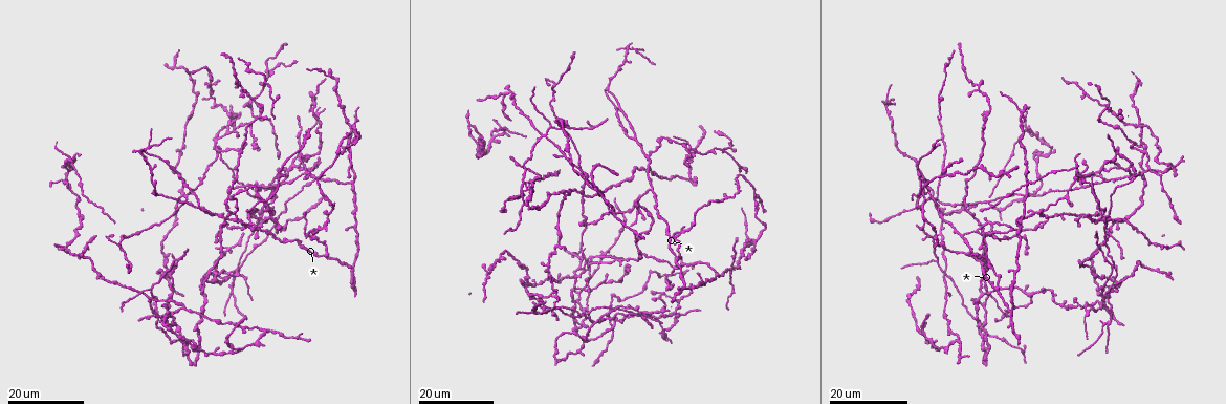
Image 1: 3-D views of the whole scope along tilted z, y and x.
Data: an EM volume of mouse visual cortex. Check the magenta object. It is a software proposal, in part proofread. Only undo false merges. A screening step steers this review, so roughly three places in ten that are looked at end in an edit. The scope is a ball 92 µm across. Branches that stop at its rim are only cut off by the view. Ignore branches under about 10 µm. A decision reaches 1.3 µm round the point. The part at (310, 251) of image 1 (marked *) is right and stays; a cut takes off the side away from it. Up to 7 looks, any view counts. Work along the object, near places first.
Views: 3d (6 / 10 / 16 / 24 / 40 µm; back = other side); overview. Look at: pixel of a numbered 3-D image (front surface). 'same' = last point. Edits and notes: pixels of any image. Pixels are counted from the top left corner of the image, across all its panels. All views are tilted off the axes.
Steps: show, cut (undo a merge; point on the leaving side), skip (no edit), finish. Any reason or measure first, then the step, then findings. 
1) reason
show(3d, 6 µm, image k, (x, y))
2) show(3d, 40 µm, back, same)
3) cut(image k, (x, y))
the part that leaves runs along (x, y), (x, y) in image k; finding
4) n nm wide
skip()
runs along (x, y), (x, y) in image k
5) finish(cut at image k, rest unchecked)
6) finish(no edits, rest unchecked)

four arms meet
show(3d, 16 µm, image 1, (353, 182))

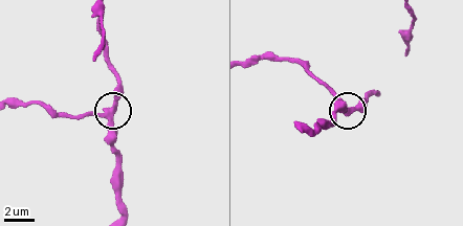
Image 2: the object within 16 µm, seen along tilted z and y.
show(3d, 10 µm, image 2, (104, 113))

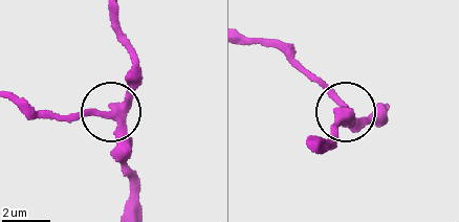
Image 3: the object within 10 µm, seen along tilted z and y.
330 nm wide
skip()
runs along (134, 206), (124, 130), (116, 112), (134, 60) in image 3; continuous, no second cell

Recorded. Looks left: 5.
branch point
show(3d, 24 µm, image 1, (578, 294))

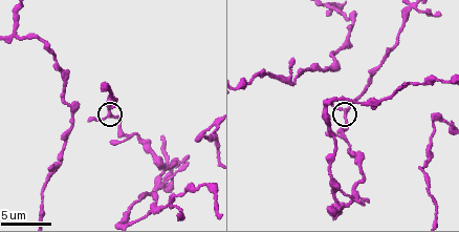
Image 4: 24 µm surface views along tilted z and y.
show(3d, 6 µm, image 4, (108, 112))

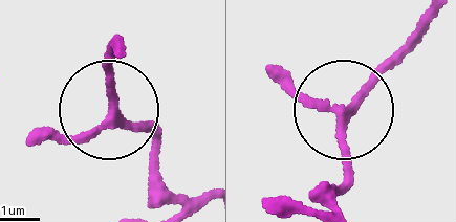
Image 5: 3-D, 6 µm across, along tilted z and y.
3 arms
skip()
runs along (334, 204), (347, 112), (395, 48) in image 5; one cell here

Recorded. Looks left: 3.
four arms meet
show(3d, 24 µm, image 1, (945, 275))

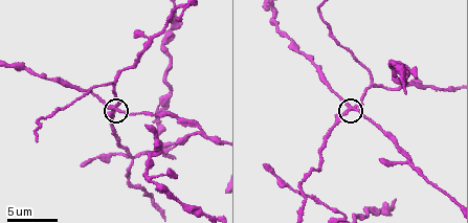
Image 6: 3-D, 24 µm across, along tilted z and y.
show(3d, 6 µm, image 6, (349, 108))

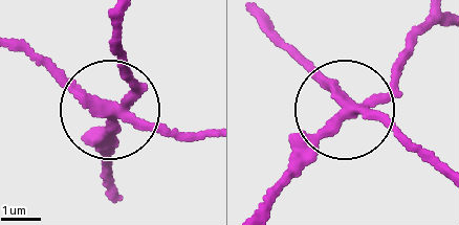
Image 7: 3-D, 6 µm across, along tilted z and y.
4 arms
cut(image 7, (313, 151))
the part that leaves runs along (346, 109), (264, 206) in image 7; two cells meet here

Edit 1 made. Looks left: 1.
finish(cut at image 7, rest unchecked)

